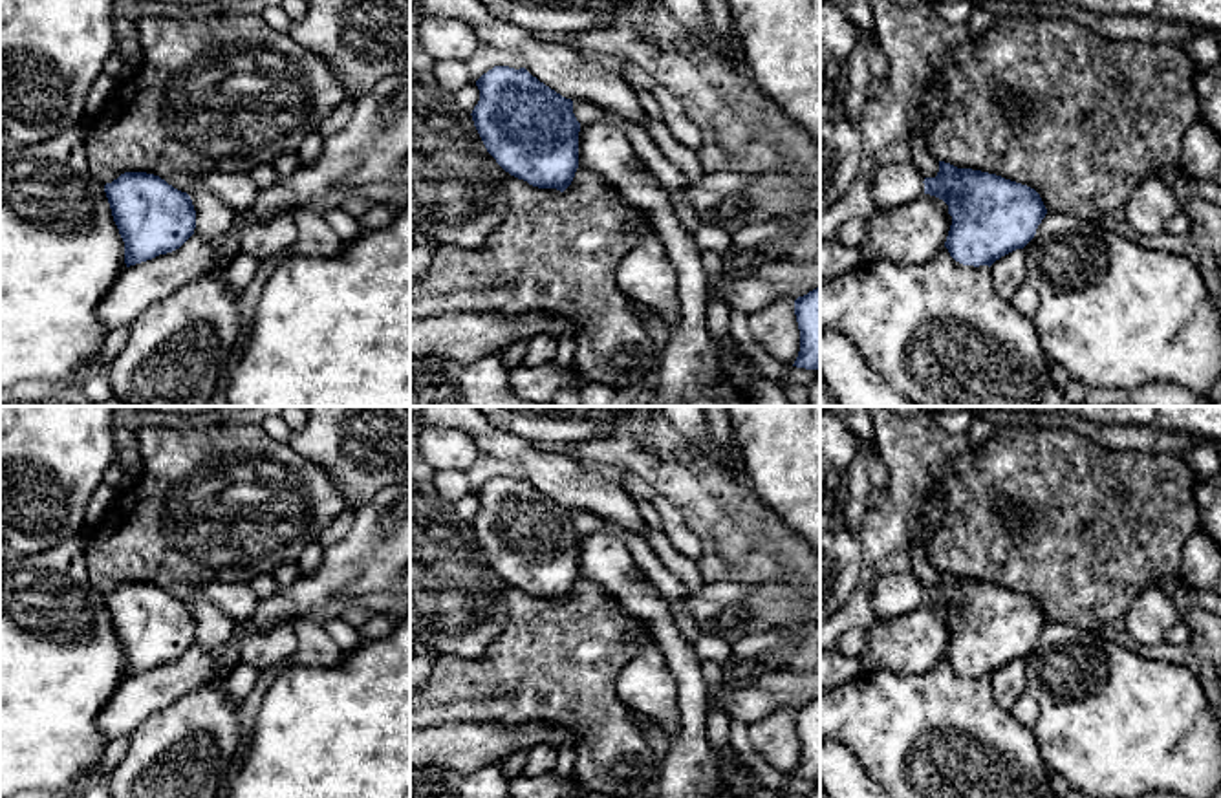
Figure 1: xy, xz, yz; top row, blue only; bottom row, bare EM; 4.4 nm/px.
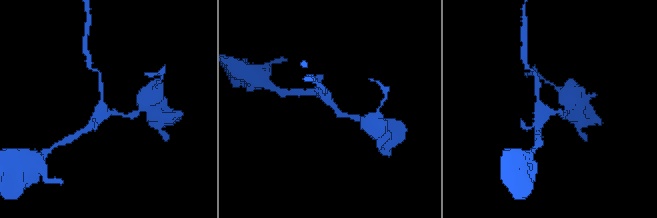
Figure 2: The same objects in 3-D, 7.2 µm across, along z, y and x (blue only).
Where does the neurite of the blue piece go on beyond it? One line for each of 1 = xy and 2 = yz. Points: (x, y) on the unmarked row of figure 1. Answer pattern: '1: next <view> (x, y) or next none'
1: next none
2: next none

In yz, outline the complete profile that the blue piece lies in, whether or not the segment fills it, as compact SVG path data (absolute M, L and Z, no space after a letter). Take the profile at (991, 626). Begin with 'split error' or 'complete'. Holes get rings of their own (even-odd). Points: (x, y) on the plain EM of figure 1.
complete | M939 571L937 586L923 593L924 604L948 615L952 635L945 657L963 675L990 677L1023 659L1047 624L1034 598L996 584Z

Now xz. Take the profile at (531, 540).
complete | M494 476L476 496L480 511L470 525L487 562L511 586L564 602L578 578L573 511L525 478Z

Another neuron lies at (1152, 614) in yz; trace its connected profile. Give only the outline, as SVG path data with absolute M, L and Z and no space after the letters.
M1157 586L1144 588L1122 619L1128 635L1139 644L1166 641L1168 630L1181 620L1173 600Z

